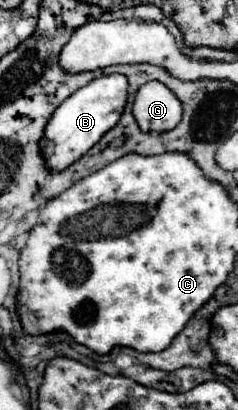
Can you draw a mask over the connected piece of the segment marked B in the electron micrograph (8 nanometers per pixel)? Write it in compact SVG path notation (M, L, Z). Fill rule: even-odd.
M110 74L94 78L90 84L82 86L70 98L66 98L54 110L42 136L42 142L48 140L52 144L52 152L48 152L46 156L46 168L56 174L70 168L76 160L80 160L110 128L116 126L124 110L126 96L128 96L126 78L122 74Z

